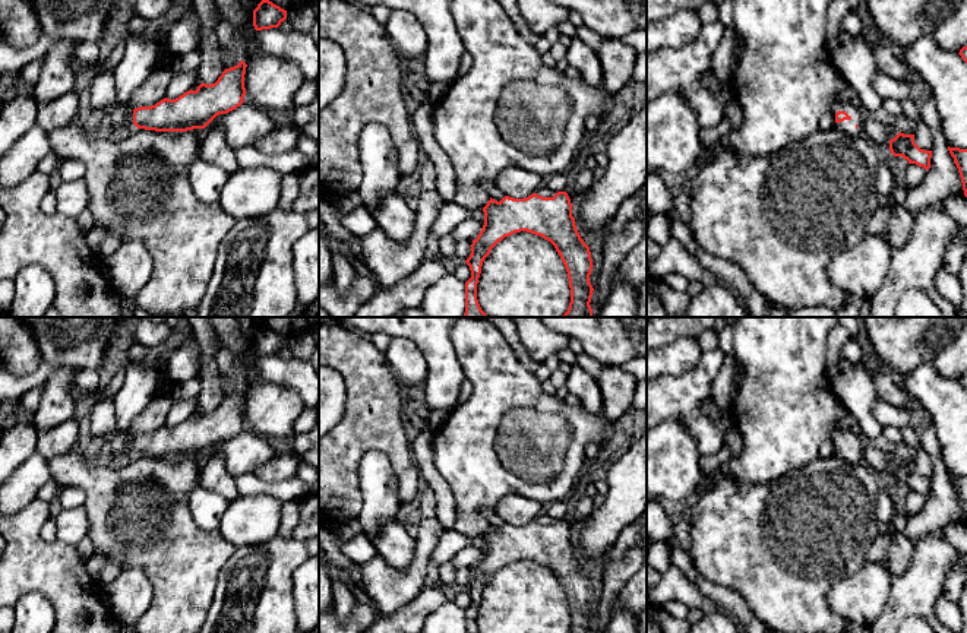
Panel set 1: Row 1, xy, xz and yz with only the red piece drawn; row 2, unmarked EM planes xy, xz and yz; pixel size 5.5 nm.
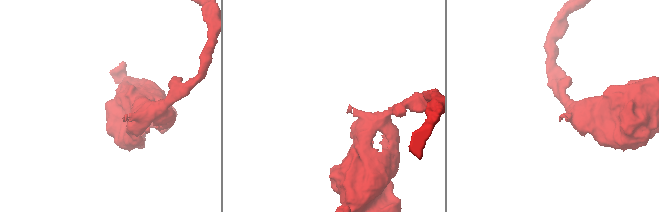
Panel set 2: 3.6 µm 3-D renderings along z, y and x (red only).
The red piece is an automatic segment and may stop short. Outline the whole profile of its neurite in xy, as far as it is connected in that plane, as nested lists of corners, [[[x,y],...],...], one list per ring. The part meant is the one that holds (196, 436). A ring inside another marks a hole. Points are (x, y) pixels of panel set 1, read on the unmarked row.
[[[247,392],[225,396],[215,411],[200,411],[176,427],[164,425],[155,433],[129,436],[126,462],[138,458],[187,459],[205,456],[217,443],[227,441],[244,428]]]

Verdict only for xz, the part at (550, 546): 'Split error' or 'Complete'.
Complete

